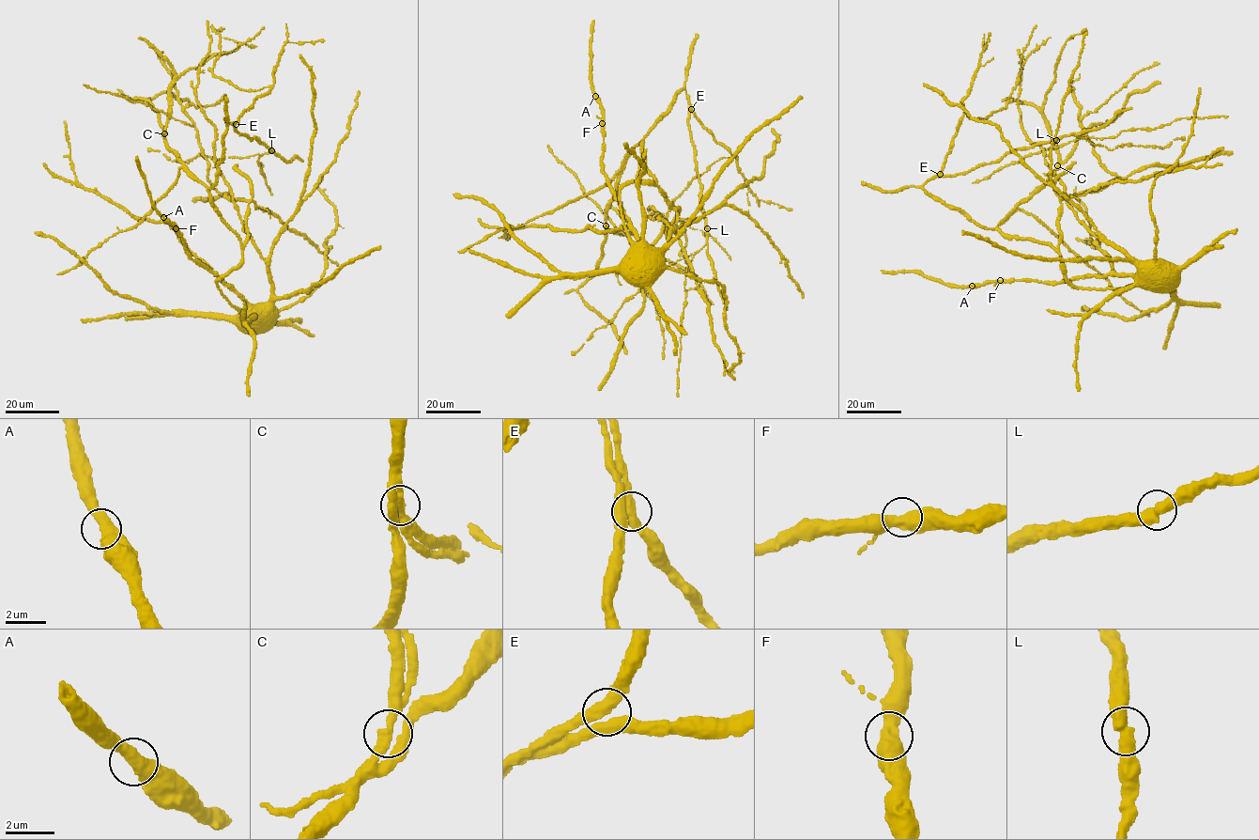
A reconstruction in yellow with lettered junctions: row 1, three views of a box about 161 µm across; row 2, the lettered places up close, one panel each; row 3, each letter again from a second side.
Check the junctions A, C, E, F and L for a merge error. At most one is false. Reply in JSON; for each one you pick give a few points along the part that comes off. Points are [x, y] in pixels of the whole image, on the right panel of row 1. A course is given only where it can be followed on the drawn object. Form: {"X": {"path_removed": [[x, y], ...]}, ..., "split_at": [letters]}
{"split_at": []}

